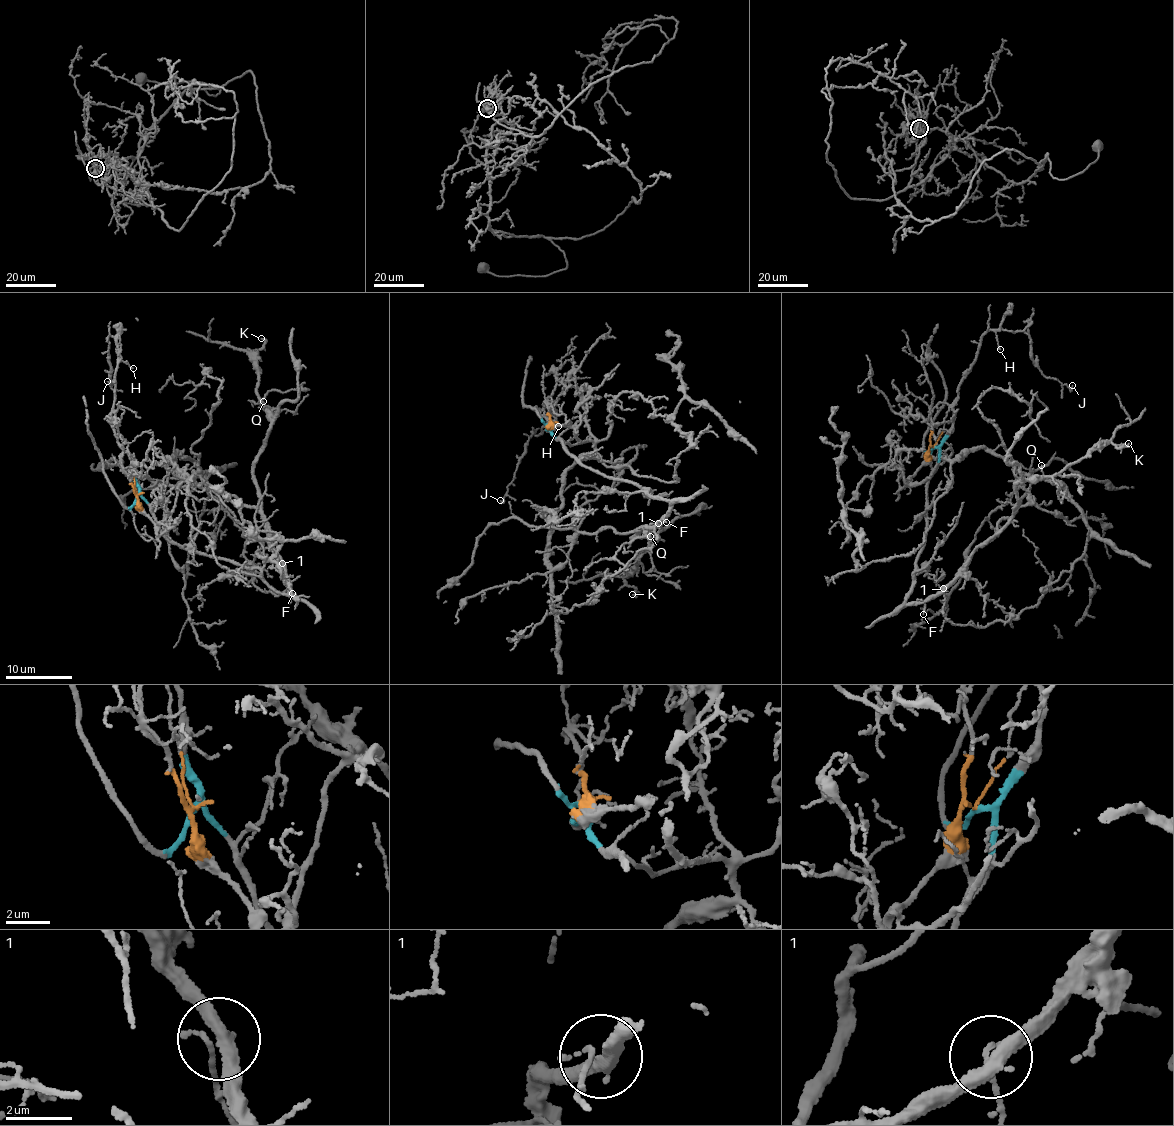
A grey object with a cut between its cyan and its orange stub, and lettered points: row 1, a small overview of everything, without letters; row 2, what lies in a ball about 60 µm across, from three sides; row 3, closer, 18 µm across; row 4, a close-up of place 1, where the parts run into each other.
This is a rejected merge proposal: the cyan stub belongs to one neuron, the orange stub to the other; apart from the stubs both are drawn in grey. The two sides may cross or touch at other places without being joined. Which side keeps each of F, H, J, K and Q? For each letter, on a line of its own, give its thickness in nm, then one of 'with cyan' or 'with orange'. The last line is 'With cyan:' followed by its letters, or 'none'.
F: 90 nm thick; with cyan
H: 100 nm thick; with cyan
J: 140 nm thick; with cyan
K: 200 nm thick; with cyan
Q: 100 nm thick; with cyan
With cyan: F, H, J, K, Q

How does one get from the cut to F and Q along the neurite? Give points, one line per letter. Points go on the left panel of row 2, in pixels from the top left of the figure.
F: (137, 494), (167, 539), (258, 569), (269, 585), (285, 592), (290, 587), (287, 584), (292, 593)
Q: (137, 494), (170, 540), (258, 569), (269, 585), (287, 592), (254, 477), (271, 426), (263, 401)

